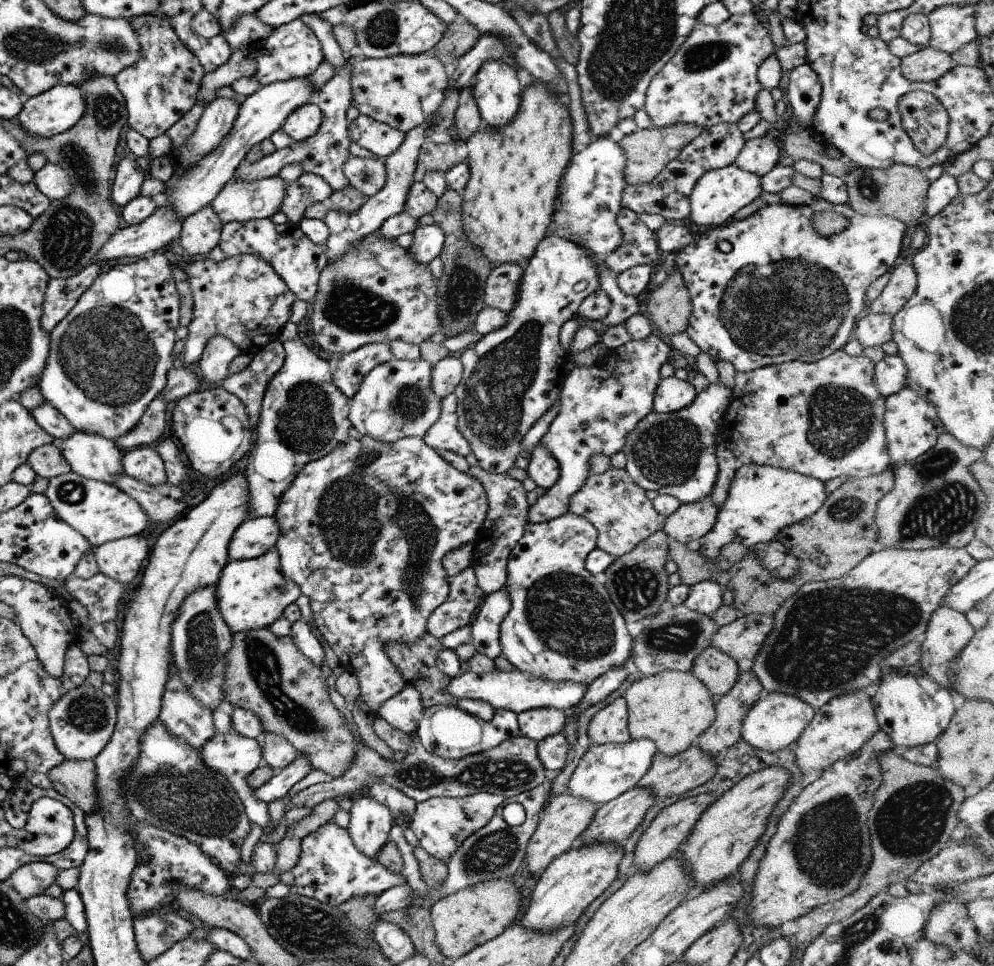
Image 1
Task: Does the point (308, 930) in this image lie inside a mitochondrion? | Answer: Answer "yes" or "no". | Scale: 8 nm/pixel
yes

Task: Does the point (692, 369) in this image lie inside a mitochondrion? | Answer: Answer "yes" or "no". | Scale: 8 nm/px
no

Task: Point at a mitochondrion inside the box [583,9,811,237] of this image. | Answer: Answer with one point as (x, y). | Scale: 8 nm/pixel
(706, 54)

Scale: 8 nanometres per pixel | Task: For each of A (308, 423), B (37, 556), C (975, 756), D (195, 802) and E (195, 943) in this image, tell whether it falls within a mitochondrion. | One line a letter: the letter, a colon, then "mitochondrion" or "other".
A: mitochondrion
B: other
C: other
D: mitochondrion
E: other

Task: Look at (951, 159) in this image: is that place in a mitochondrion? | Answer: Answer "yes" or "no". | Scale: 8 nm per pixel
no

